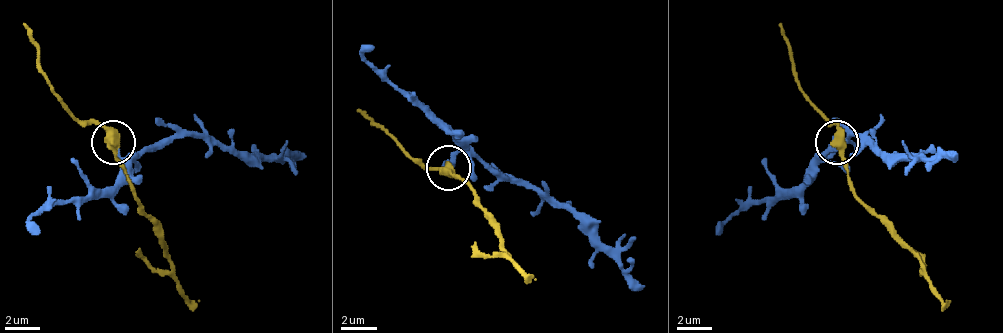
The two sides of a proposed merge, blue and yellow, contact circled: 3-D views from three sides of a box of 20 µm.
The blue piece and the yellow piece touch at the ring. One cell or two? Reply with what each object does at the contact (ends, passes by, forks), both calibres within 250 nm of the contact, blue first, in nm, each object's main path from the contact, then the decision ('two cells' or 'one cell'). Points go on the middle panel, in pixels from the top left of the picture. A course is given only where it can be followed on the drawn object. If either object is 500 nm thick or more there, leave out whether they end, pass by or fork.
blue ends there; yellow passes by; 380 nm thick on the blue side, 480 nm on the other; blue runs (449, 166), (454, 157), (476, 153), (512, 180), (543, 189), (574, 216), (641, 291); yellow runs (449, 166), (467, 184), (512, 260), (534, 274); two cells

